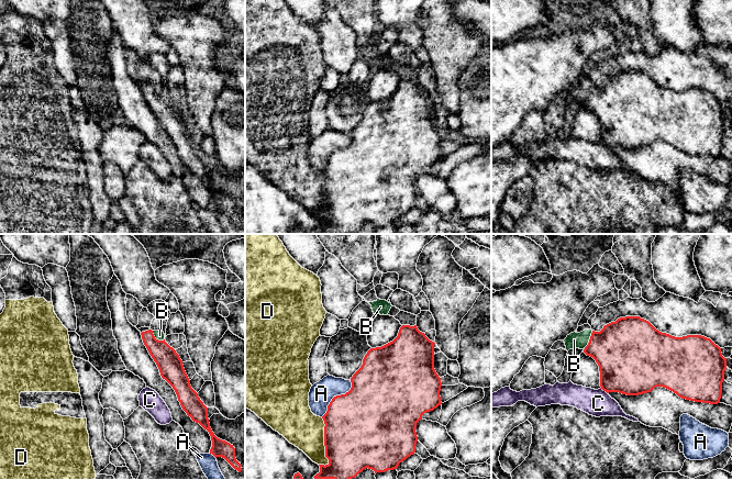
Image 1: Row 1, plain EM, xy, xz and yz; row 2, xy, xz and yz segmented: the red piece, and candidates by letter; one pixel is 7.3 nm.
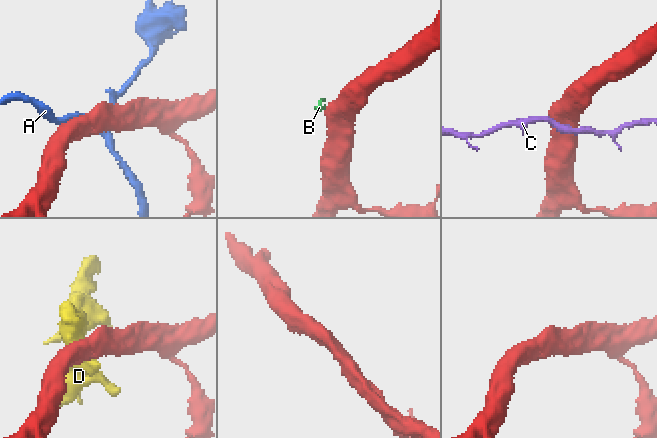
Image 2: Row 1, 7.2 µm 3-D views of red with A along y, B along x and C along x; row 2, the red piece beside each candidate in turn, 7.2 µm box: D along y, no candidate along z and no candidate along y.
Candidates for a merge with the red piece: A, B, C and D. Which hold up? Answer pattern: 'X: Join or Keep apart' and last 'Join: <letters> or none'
A: Keep apart
B: Keep apart
C: Keep apart
D: Keep apart
Join: none

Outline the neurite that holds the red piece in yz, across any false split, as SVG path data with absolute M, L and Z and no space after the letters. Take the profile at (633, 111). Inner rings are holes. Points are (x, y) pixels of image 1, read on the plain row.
M625 70L605 79L600 86L592 85L584 107L598 118L600 143L607 147L619 146L626 149L639 149L651 146L656 141L663 141L681 153L710 158L720 157L727 112L722 110L721 102L705 90L675 91L659 86L648 75L640 70Z

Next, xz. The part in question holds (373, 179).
M402 79L392 96L367 105L363 119L351 132L351 144L334 150L322 170L325 178L325 211L329 217L319 219L320 226L313 231L314 233L350 234L366 222L374 224L375 227L393 224L415 206L417 177L422 174L424 167L442 158L442 136L434 123L434 99L435 97L420 86L417 79Z

